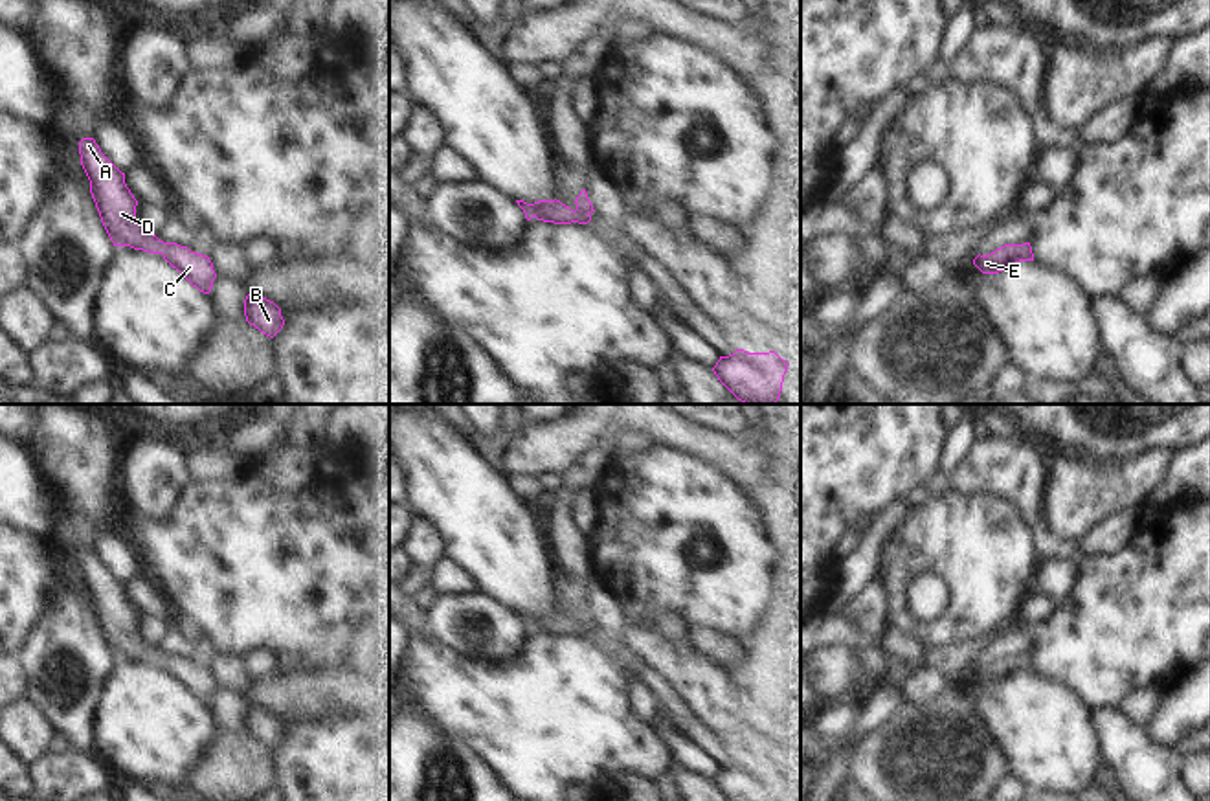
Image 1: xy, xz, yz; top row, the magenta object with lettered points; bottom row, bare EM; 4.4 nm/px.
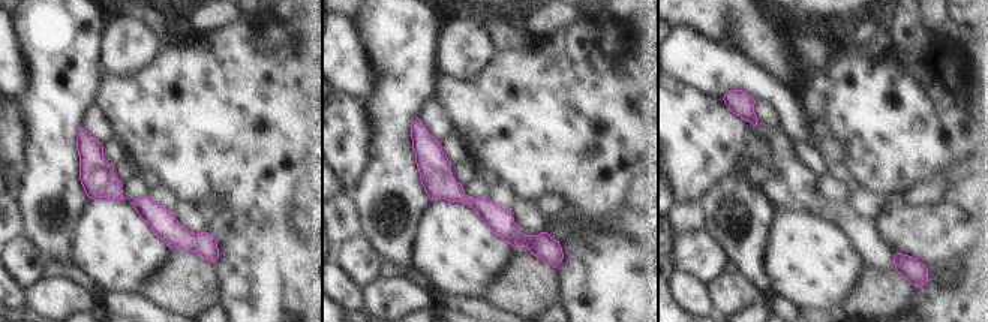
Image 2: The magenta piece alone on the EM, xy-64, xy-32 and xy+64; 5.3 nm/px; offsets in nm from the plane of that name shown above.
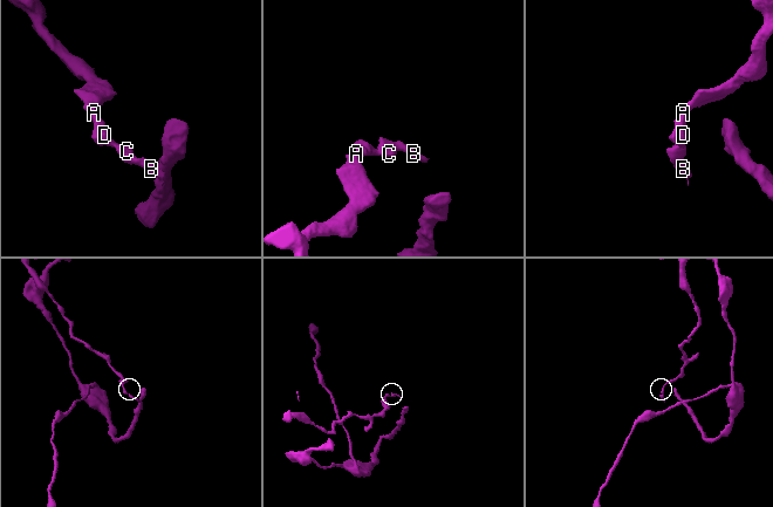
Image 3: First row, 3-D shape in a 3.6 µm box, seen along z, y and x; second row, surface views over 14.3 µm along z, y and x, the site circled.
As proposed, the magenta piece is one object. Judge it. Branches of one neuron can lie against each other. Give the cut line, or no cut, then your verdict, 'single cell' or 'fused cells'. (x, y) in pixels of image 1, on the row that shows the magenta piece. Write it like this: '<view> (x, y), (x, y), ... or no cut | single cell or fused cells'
no cut | single cell

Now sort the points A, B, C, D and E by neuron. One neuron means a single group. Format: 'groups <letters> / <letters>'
groups A B C D E

